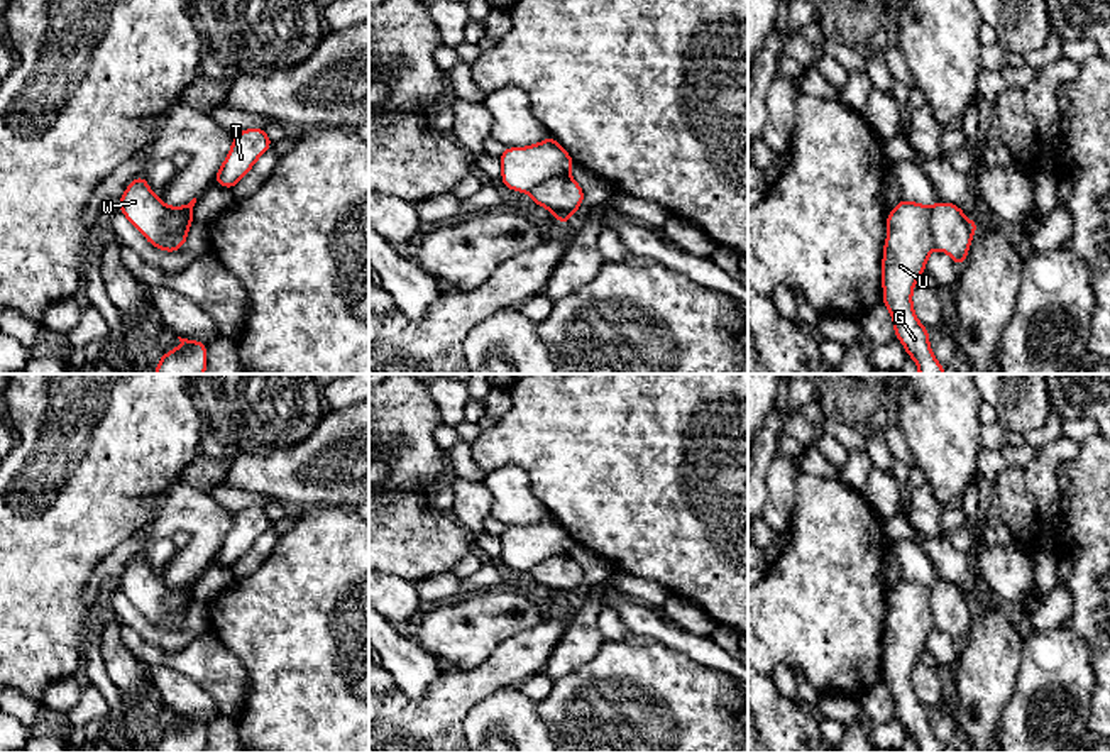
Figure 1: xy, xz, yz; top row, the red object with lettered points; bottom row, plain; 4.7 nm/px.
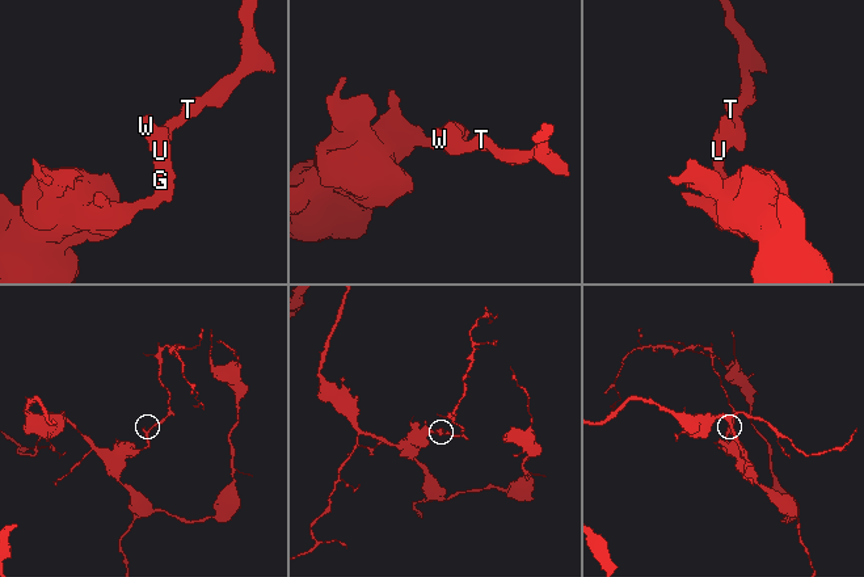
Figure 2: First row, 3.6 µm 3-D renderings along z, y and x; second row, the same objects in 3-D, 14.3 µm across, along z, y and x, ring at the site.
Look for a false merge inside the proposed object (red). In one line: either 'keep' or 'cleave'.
cleave

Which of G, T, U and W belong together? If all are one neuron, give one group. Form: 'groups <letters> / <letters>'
groups G U W / T

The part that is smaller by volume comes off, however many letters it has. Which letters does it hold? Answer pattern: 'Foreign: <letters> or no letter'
Foreign: T

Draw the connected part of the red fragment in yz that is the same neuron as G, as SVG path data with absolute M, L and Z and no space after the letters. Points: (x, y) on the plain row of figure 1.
M900 579L887 594L888 613L883 624L883 684L892 694L895 717L904 723L919 753L944 753L931 731L929 709L917 699L912 670L936 628L931 613L931 585Z

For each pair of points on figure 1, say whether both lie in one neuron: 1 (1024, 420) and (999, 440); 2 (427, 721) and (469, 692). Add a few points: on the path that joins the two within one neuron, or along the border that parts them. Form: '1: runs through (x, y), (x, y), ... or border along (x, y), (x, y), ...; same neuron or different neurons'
1: border along (997, 422), (1011, 432); different neurons
2: runs through (437, 713), (459, 692); same neuron

